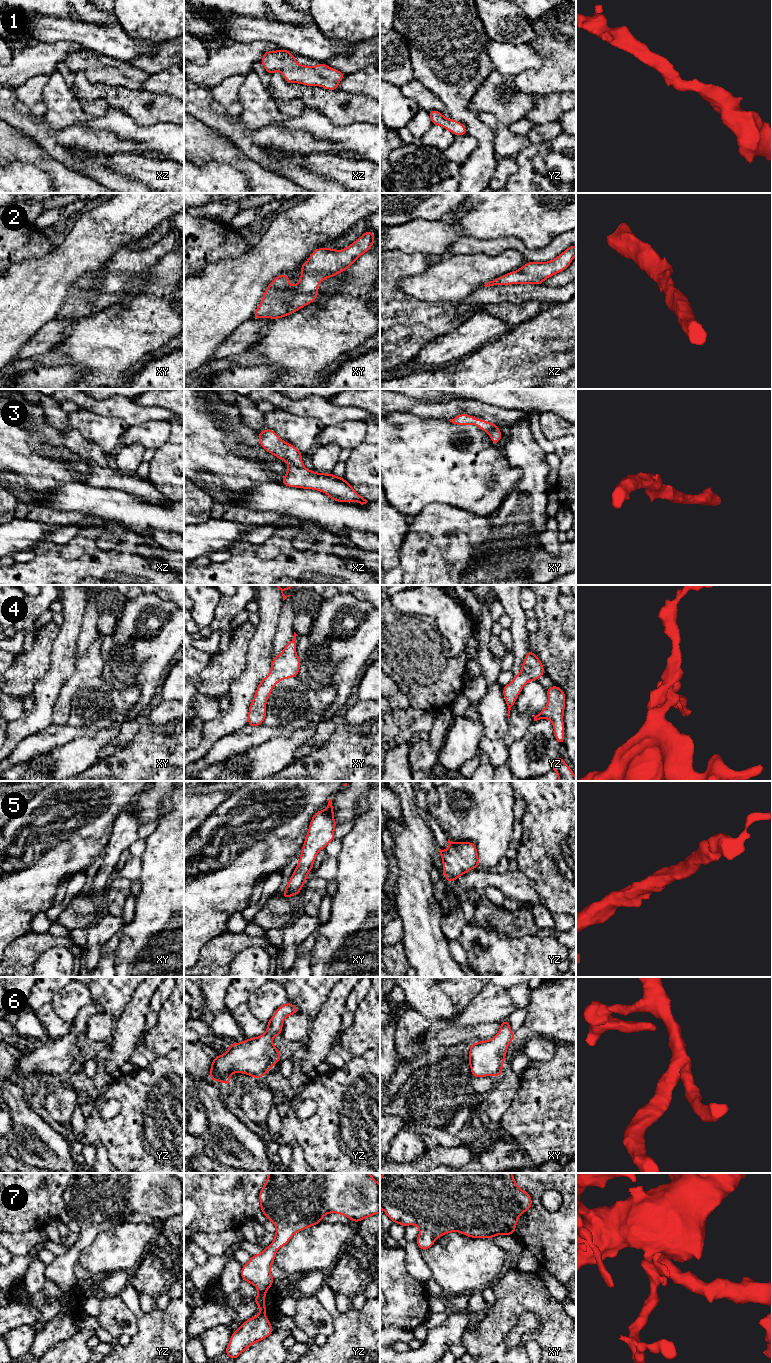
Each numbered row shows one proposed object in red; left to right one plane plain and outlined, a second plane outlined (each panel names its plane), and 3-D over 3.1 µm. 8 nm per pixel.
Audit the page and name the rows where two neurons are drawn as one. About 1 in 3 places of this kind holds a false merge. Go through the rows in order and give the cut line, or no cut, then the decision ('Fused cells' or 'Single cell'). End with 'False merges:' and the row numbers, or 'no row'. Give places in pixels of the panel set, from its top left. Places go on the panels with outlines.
1: No split. Single cell
2: No split. Single cell
3: No split. Single cell
4: No split. Single cell
5: No split. Single cell
6: No split. Single cell
7: No split. Single cell
False merges: no row

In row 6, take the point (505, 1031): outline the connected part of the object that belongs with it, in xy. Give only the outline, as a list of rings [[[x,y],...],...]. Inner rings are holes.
[[[508,1020],[501,1023],[499,1032],[491,1040],[470,1045],[469,1065],[473,1077],[496,1076],[503,1071],[509,1043],[517,1037],[513,1034]]]

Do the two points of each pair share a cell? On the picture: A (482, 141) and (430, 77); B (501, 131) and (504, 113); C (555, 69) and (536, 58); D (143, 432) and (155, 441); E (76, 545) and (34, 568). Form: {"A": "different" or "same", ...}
{"A": "same", "B": "different", "C": "different", "D": "same", "E": "same"}

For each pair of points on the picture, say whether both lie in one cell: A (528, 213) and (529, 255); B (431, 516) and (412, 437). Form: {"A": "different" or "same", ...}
{"A": "different", "B": "different"}

